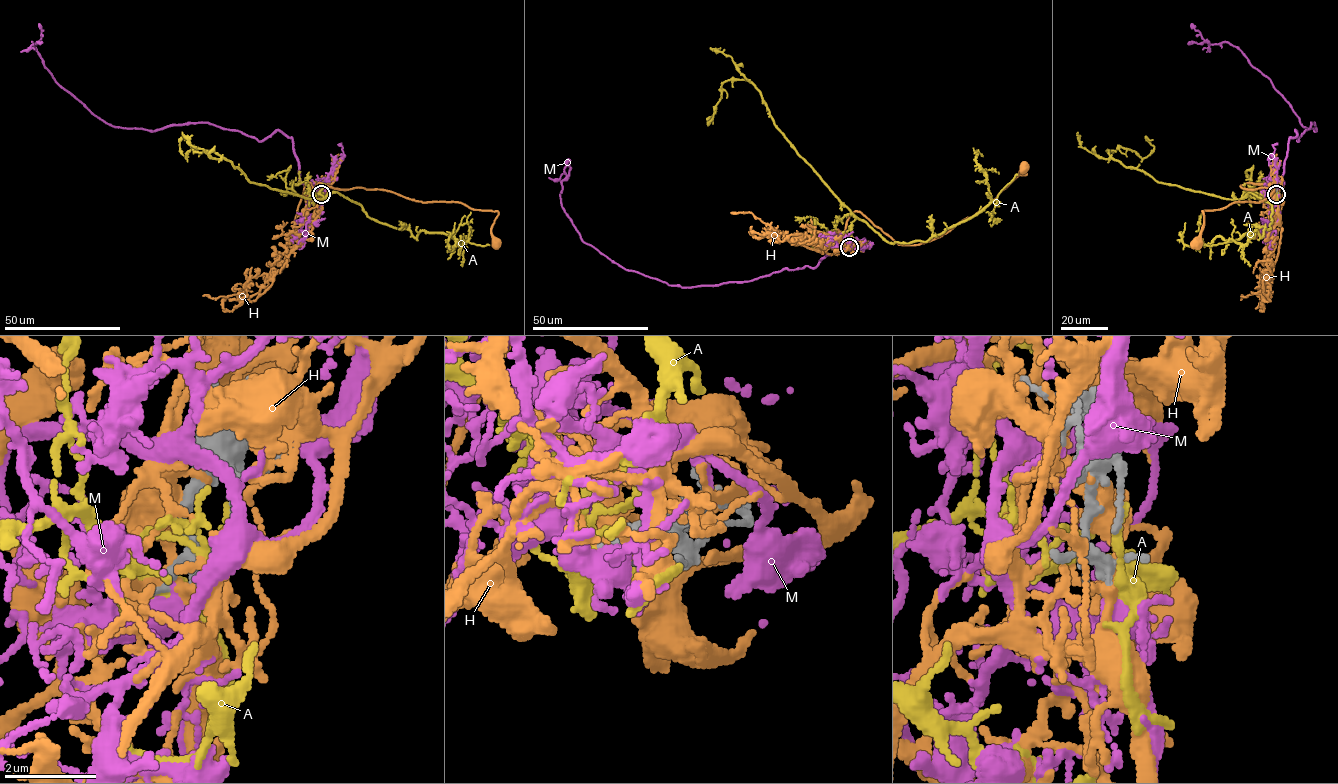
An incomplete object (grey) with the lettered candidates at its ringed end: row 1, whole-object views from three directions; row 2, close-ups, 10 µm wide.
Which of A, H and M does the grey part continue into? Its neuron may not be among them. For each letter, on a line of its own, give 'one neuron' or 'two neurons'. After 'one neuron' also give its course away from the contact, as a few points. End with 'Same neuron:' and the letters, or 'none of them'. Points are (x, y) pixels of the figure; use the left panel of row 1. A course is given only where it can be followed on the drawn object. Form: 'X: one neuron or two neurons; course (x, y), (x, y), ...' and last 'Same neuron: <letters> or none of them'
A: two neurons
H: two neurons
M: one neuron; course (321, 194), (278, 130), (260, 141), (100, 119), (44, 66), (39, 24)
Same neuron: M

